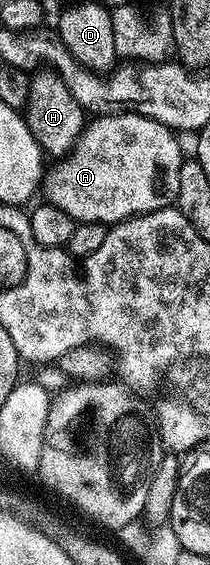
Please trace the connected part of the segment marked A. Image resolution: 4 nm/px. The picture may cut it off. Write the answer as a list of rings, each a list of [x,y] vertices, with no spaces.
[[[105,114],[92,117],[83,127],[83,132],[69,156],[56,161],[52,170],[50,167],[45,178],[46,201],[61,208],[61,212],[69,212],[76,223],[114,224],[154,210],[174,207],[179,200],[181,164],[185,160],[185,154],[175,138],[178,138],[176,131],[140,114]]]

